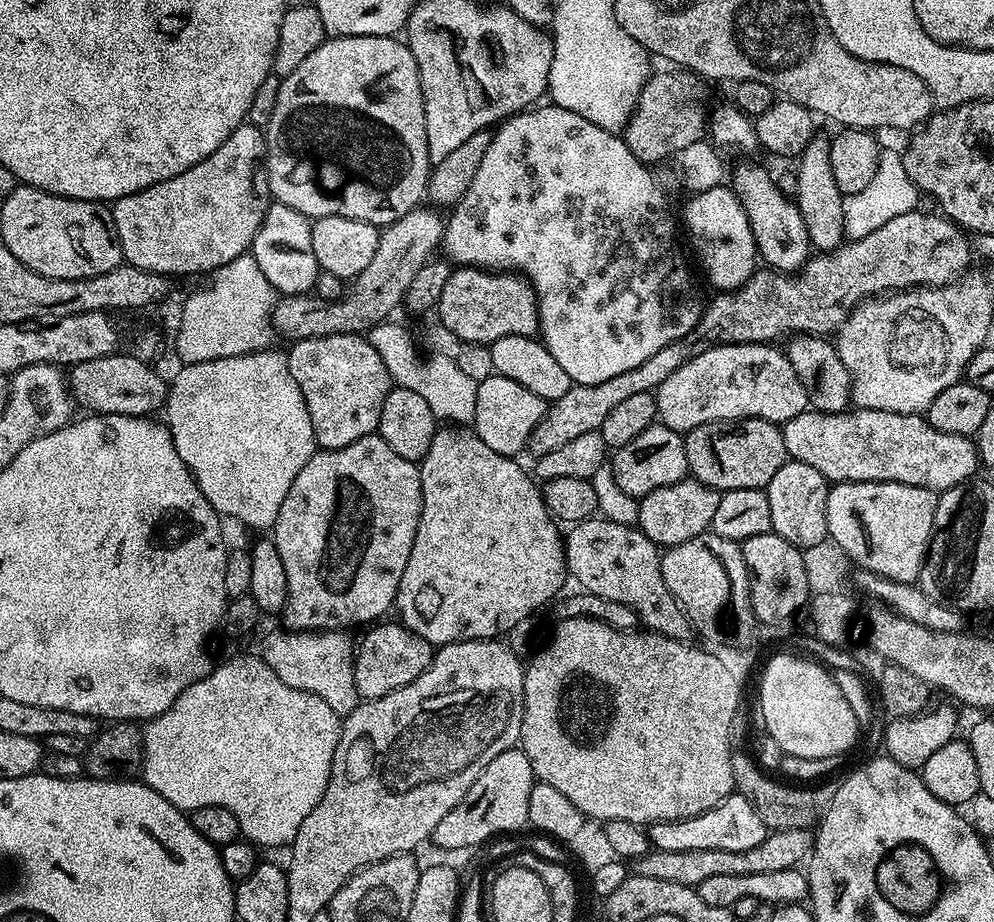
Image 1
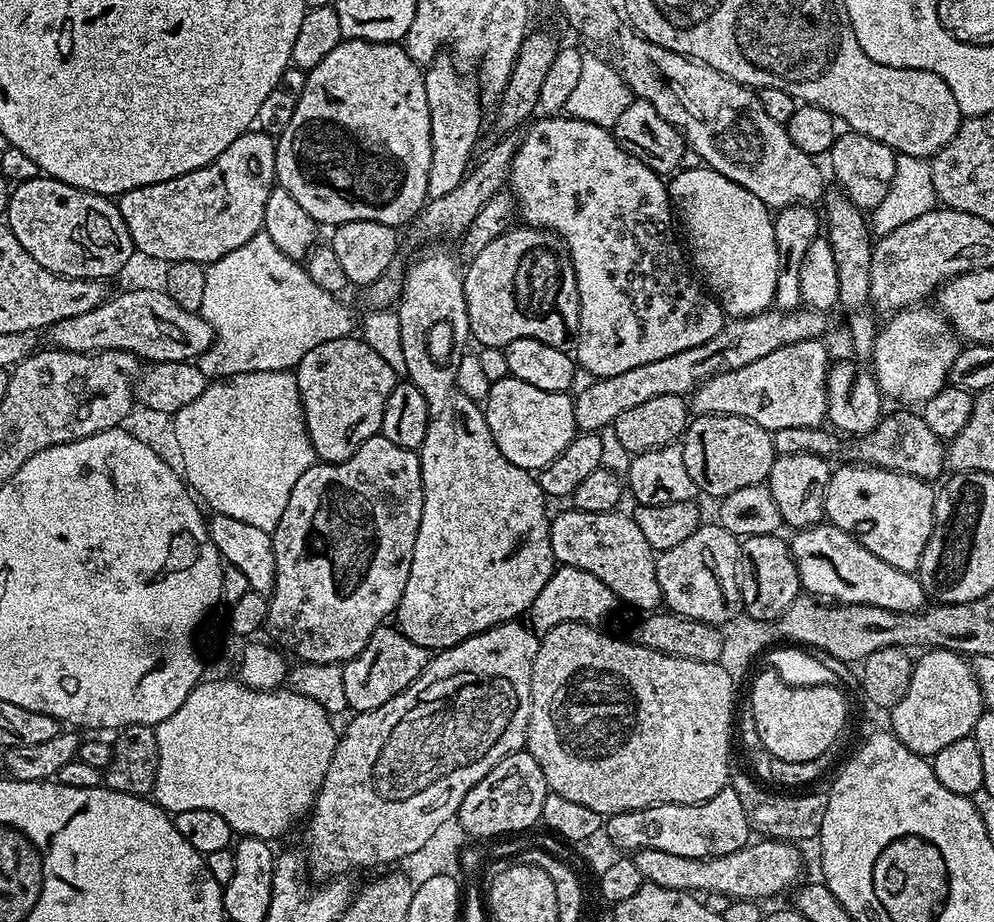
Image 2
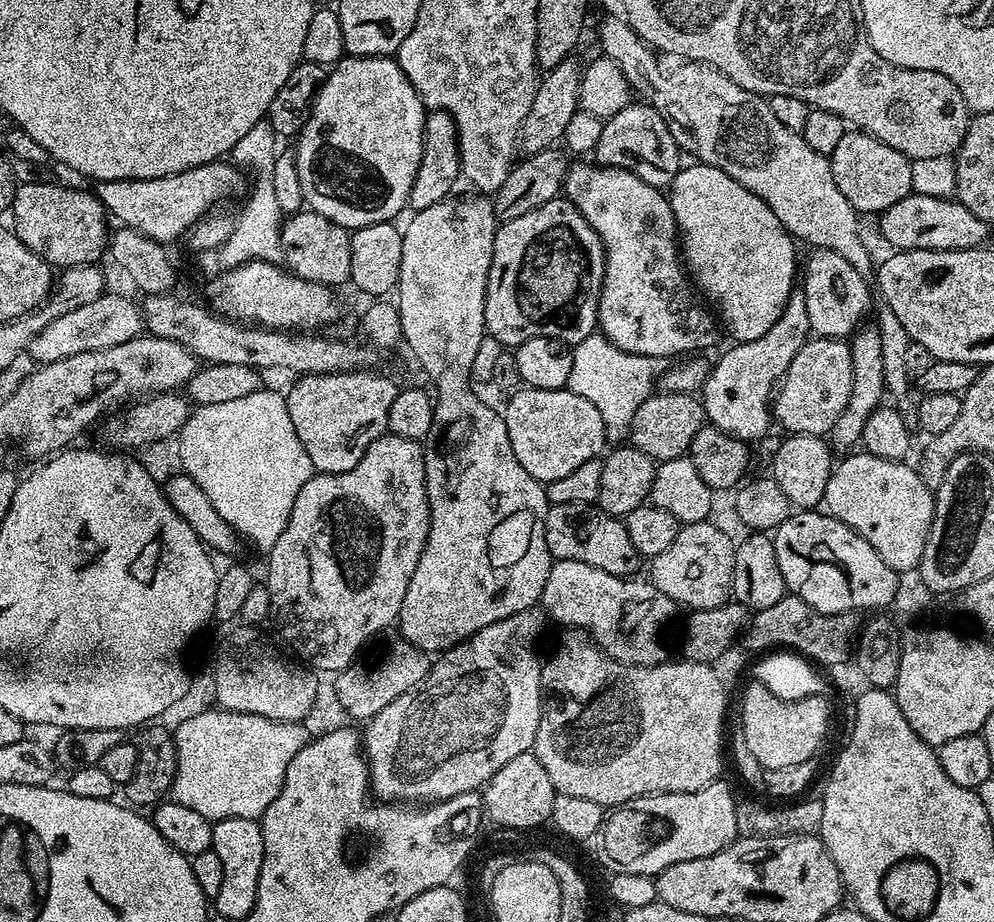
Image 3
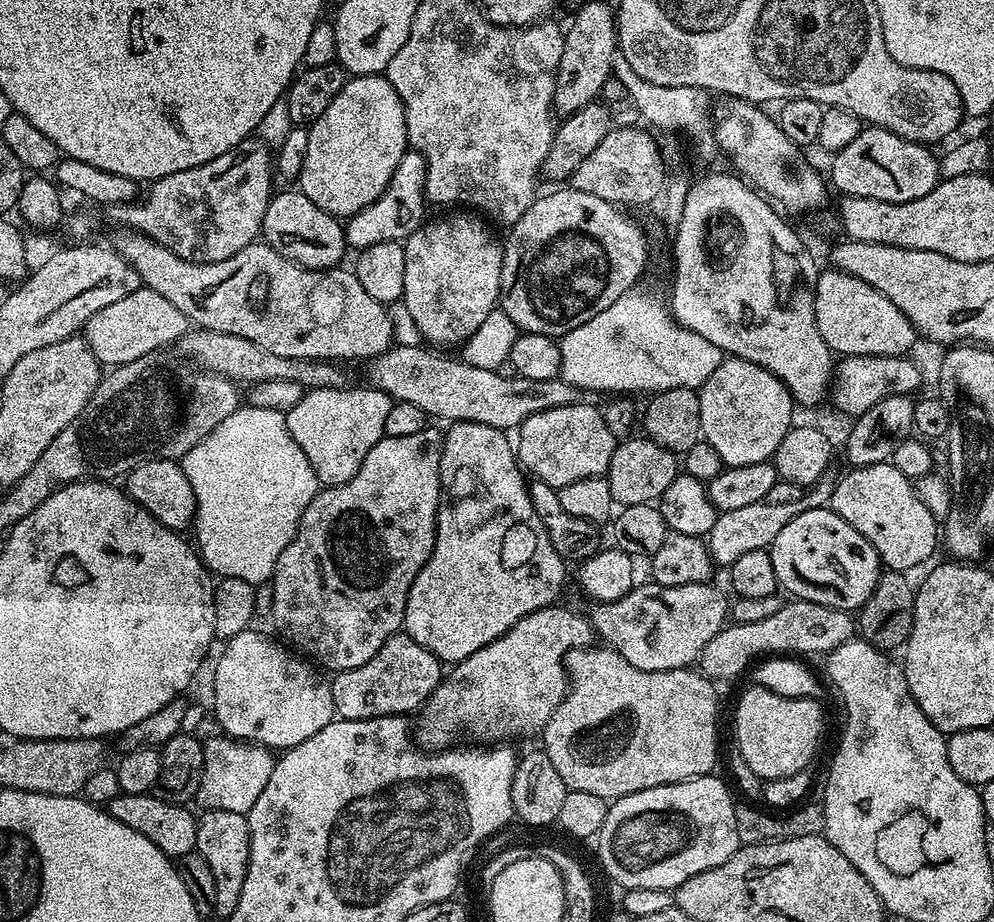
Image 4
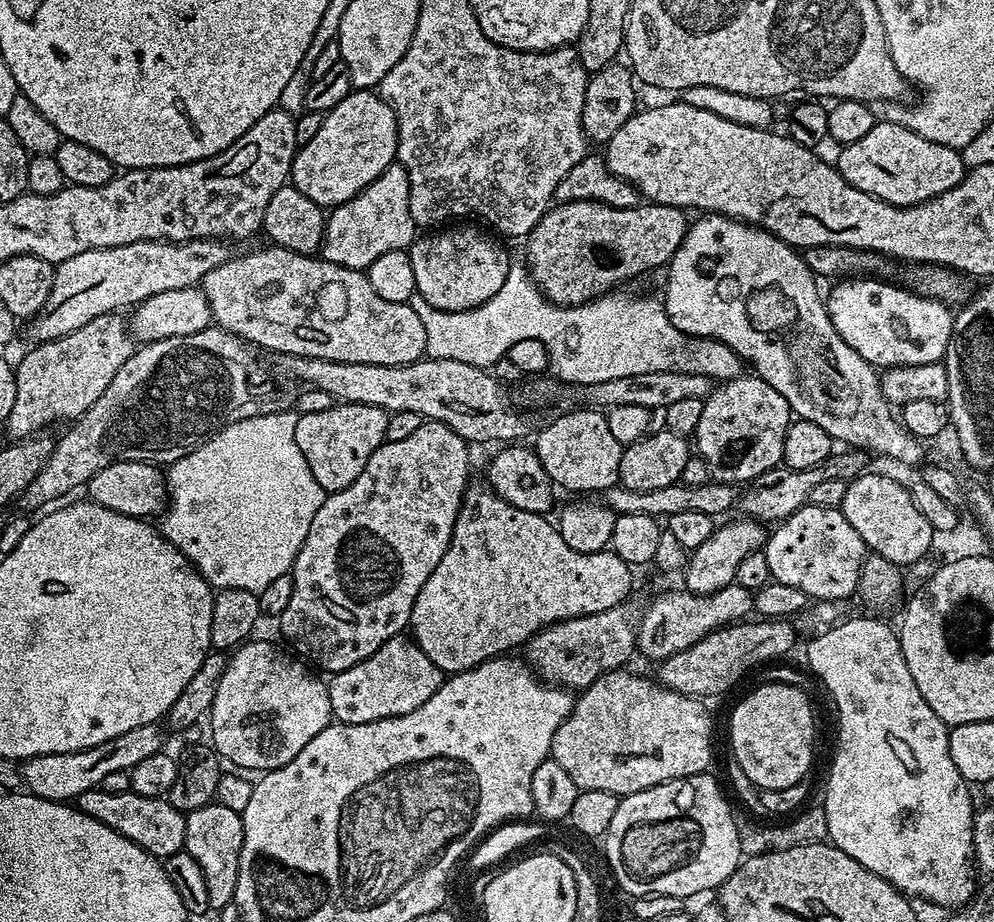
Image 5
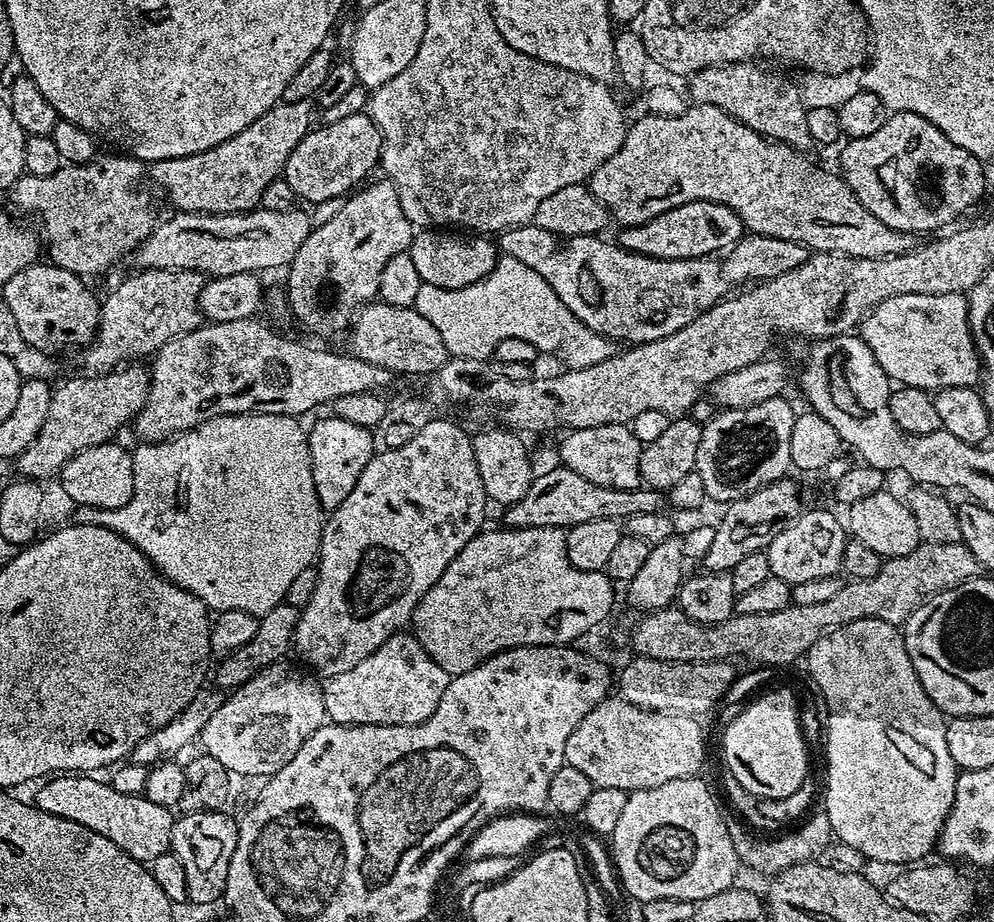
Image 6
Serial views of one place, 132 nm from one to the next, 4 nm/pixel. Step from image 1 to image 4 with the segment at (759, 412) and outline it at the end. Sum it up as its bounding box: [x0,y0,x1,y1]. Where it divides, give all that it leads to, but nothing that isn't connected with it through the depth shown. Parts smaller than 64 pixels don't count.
[831,355,920,418]

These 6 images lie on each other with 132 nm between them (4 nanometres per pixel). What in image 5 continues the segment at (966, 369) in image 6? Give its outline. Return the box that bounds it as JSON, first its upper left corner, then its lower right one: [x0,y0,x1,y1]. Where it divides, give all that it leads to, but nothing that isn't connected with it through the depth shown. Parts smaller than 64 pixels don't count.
[827,278,954,370]

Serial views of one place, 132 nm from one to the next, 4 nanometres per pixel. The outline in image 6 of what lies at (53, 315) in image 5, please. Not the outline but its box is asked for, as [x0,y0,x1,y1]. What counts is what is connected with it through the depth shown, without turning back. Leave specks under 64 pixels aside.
[134,206,314,278]

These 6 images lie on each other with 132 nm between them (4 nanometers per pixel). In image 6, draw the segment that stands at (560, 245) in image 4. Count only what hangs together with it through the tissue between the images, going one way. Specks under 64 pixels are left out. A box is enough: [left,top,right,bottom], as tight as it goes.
[618,200,746,259]

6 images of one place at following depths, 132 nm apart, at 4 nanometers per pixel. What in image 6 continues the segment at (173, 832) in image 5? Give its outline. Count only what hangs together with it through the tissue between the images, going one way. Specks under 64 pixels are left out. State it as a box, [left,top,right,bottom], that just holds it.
[34,774,173,862]

